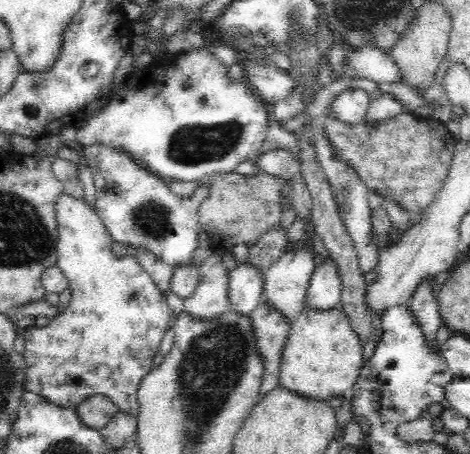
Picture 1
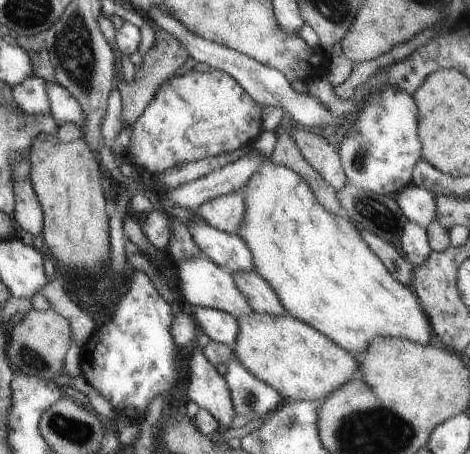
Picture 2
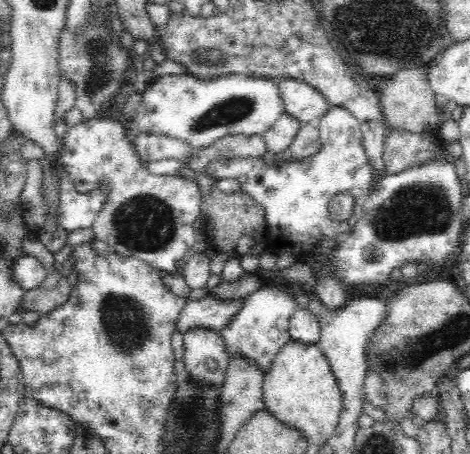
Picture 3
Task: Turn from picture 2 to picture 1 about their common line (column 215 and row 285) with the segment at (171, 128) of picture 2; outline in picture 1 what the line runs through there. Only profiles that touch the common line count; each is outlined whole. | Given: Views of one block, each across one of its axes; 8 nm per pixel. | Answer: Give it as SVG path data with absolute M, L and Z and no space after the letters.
M62 192L56 200L56 220L58 220L58 262L56 266L70 280L72 300L48 326L32 326L22 336L26 342L26 384L28 392L40 394L54 402L56 406L76 408L90 394L104 394L110 402L130 416L138 416L138 388L142 378L154 370L158 364L158 348L170 322L170 306L152 282L150 274L142 270L138 258L130 252L124 258L112 254L112 236L86 200L76 200Z

